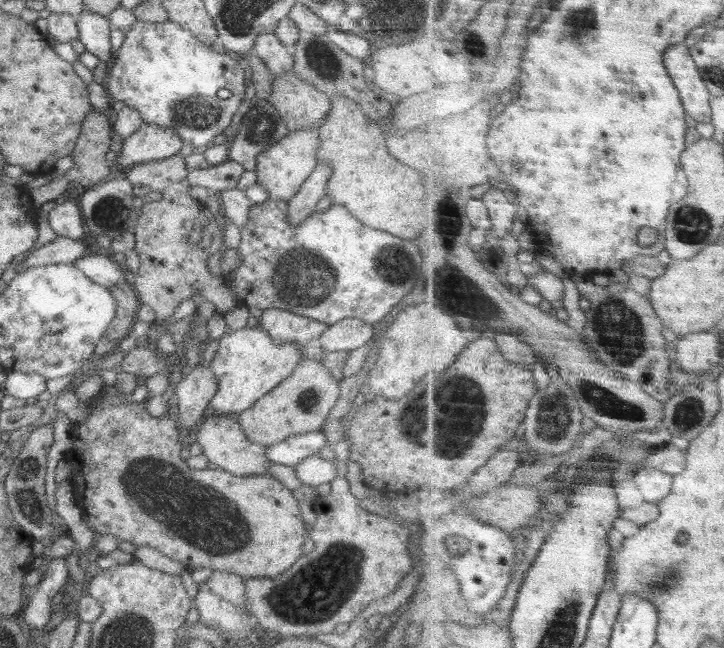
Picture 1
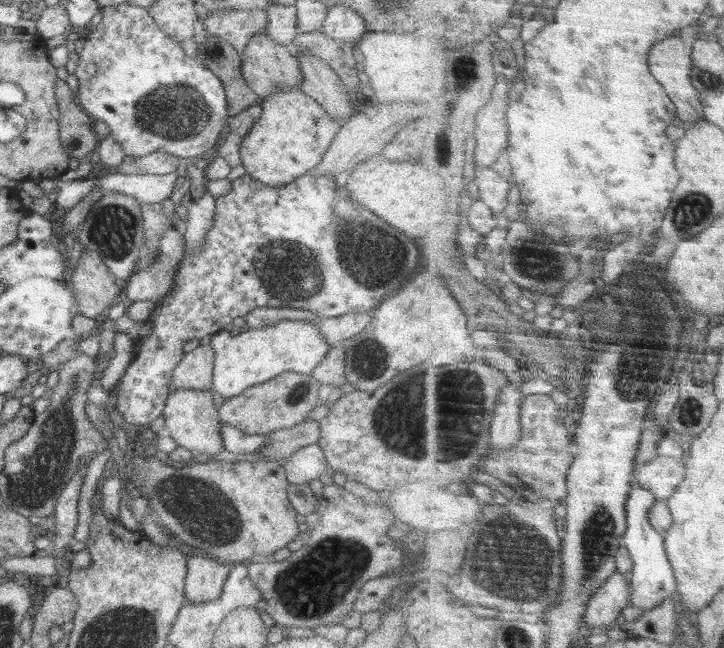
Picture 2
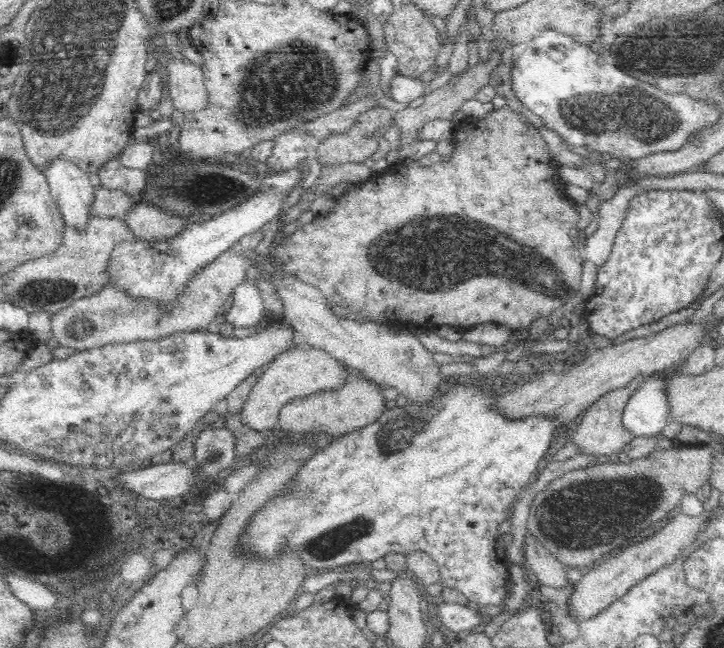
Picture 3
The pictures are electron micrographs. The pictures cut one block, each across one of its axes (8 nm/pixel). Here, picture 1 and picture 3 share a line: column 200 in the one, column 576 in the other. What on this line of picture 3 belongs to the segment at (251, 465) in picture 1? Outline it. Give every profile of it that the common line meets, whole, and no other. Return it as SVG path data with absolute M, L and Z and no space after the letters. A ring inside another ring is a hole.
M642 375L634 377L625 388L618 388L612 390L607 394L604 394L601 398L598 398L597 402L594 402L592 406L588 407L582 414L582 420L580 424L576 426L571 435L569 443L576 444L579 448L579 452L582 454L588 454L605 460L607 455L612 453L620 453L624 446L628 444L633 438L633 434L624 428L622 424L622 413L628 400L634 396L634 393L644 384L645 378Z

